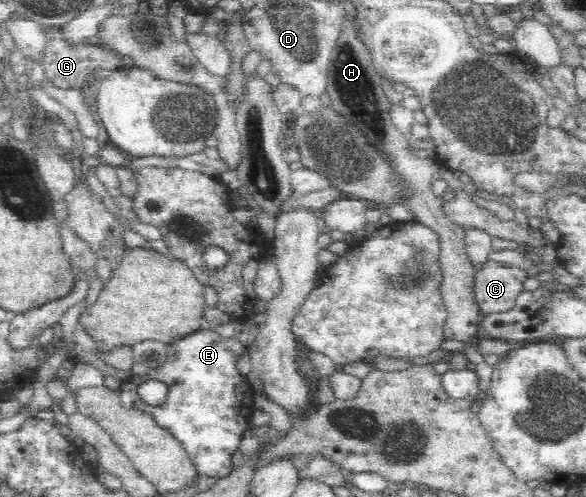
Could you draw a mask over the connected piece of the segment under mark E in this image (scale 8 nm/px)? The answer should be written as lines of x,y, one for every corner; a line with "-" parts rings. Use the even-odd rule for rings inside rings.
205,325
199,331
195,331
193,335
167,345
166,349
168,351
167,362
157,367
156,370
149,371
148,375
150,379
165,383
167,386
166,398
157,405
145,403
139,397
137,388
139,384
145,383
147,378
139,379
135,375
129,380
123,381
120,389
116,391
121,407
127,411
134,409
135,411
148,413
158,427
168,431
181,444
200,476
207,475
207,477
223,479
234,469
231,457
239,449
243,433
249,429
251,415
254,408
256,408
256,393
253,386
247,379
248,377
241,375
239,369
237,369
237,361
243,355
248,356
249,348
242,342
240,343
234,336
222,337
217,332
207,329

